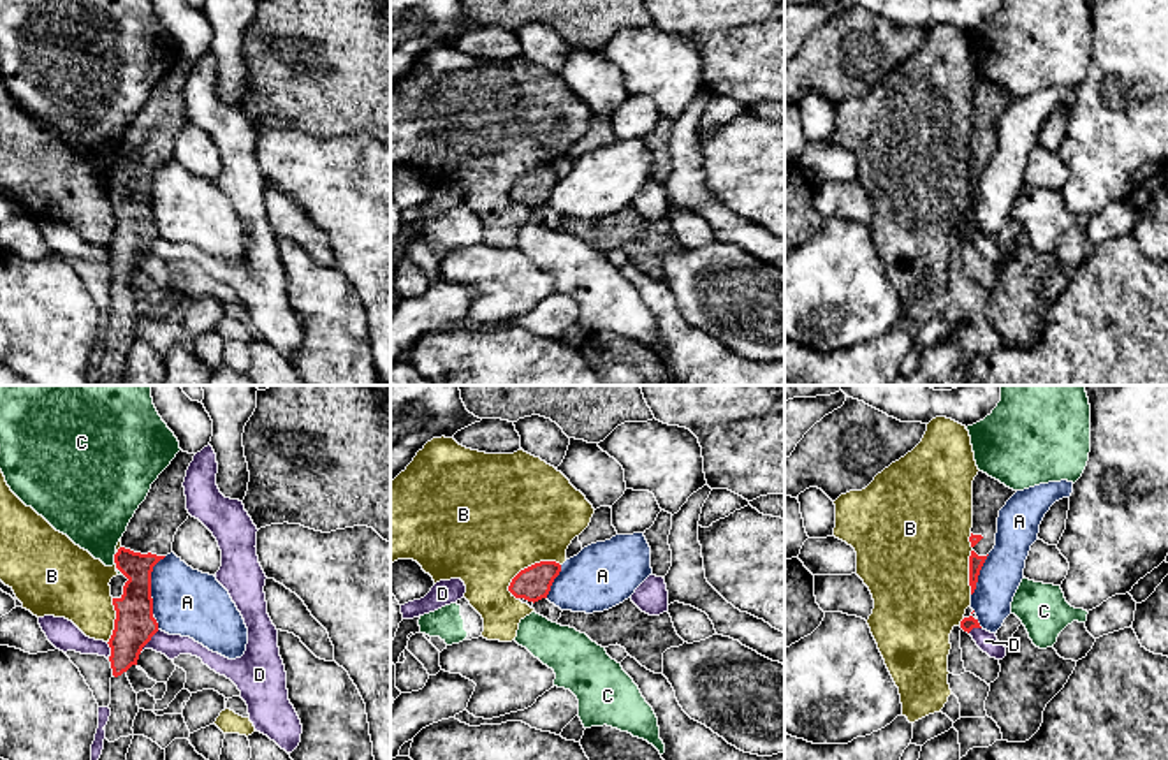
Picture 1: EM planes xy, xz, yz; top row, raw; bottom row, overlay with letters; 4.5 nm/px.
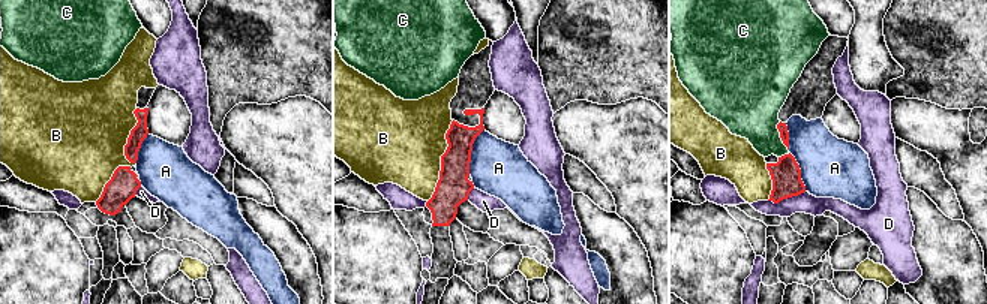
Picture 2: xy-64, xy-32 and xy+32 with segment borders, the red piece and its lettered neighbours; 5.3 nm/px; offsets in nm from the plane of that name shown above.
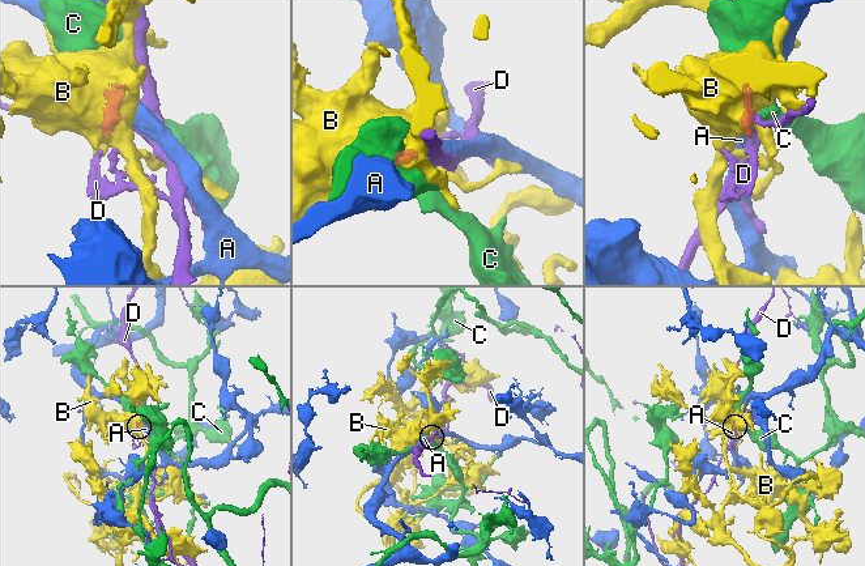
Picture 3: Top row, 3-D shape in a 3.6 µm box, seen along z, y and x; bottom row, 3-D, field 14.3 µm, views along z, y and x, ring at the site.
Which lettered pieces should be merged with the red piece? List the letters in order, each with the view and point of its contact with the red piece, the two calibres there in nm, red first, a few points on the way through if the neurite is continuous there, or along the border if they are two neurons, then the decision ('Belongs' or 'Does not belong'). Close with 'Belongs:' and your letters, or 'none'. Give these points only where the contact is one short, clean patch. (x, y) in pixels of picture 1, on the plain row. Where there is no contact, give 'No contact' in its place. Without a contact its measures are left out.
A: Touches red at xy (150, 190). Thickness 190 nm (red) against 300 nm. Boundary: xy (166, 162), (152, 178), (152, 220). Does not belong
B: Touches red at xz (532, 171). Thickness 160 nm (red) against 500 nm. Does not belong
C: Touches red at xy (115, 164). Thickness 170 nm (red) against 340 nm. Boundary: xy (116, 159), (115, 169). Does not belong
D: Touches red at xy (150, 245). Thickness 190 nm (red) against 100 nm. Boundary: xy (159, 236), (139, 257). Does not belong
Belongs: none

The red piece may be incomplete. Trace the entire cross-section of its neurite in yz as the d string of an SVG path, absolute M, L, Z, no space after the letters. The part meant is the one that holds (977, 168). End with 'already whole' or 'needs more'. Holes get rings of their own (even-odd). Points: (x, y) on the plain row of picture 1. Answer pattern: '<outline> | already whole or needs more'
M983 77L973 86L973 134L971 134L971 162L969 162L969 192L971 201L976 195L980 176L996 151L999 116L1017 97L1006 93L999 86Z | needs more

